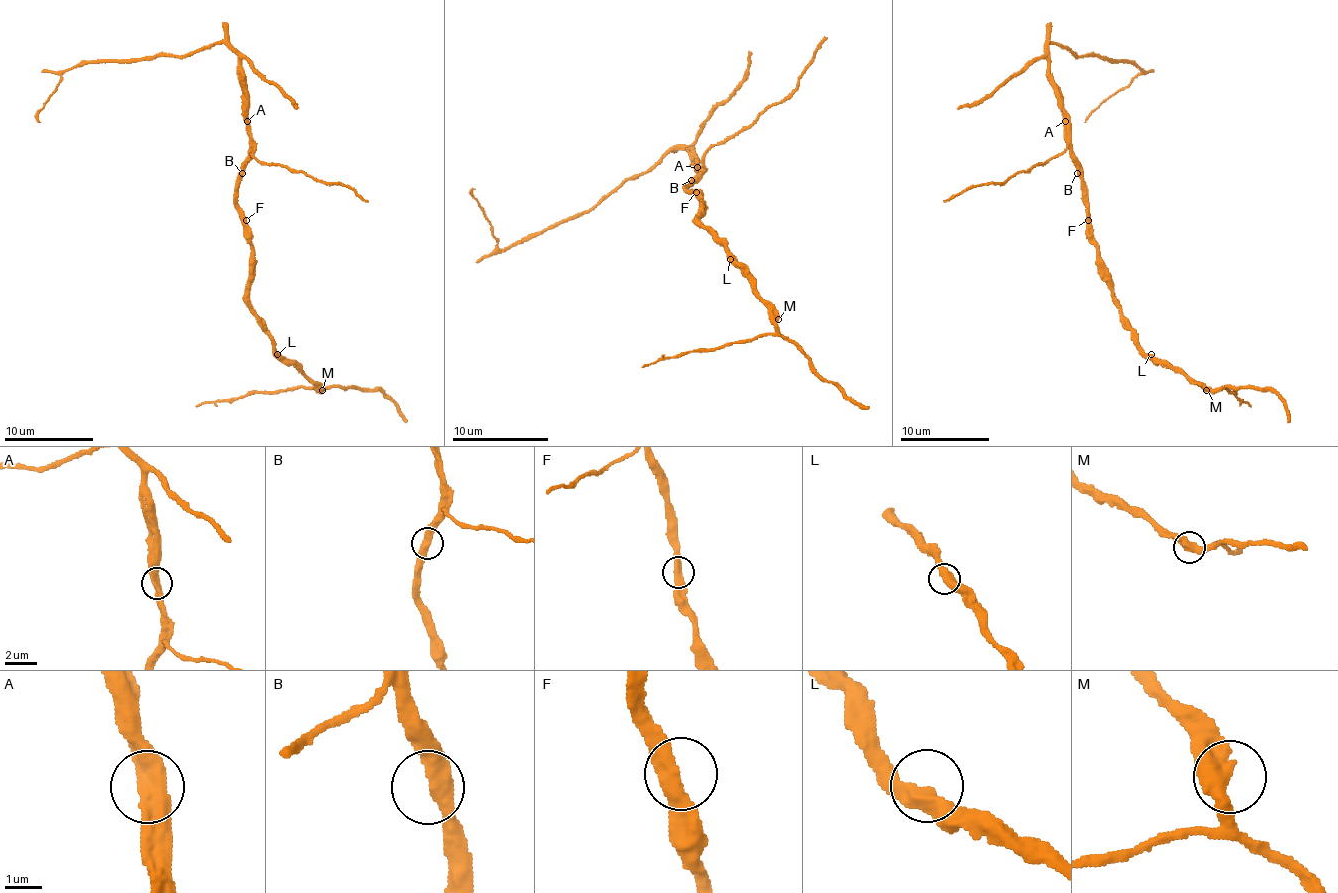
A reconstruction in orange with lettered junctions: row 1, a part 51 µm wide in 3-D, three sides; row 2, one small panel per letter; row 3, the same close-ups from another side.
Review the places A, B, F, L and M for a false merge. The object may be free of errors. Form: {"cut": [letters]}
{"cut": []}

